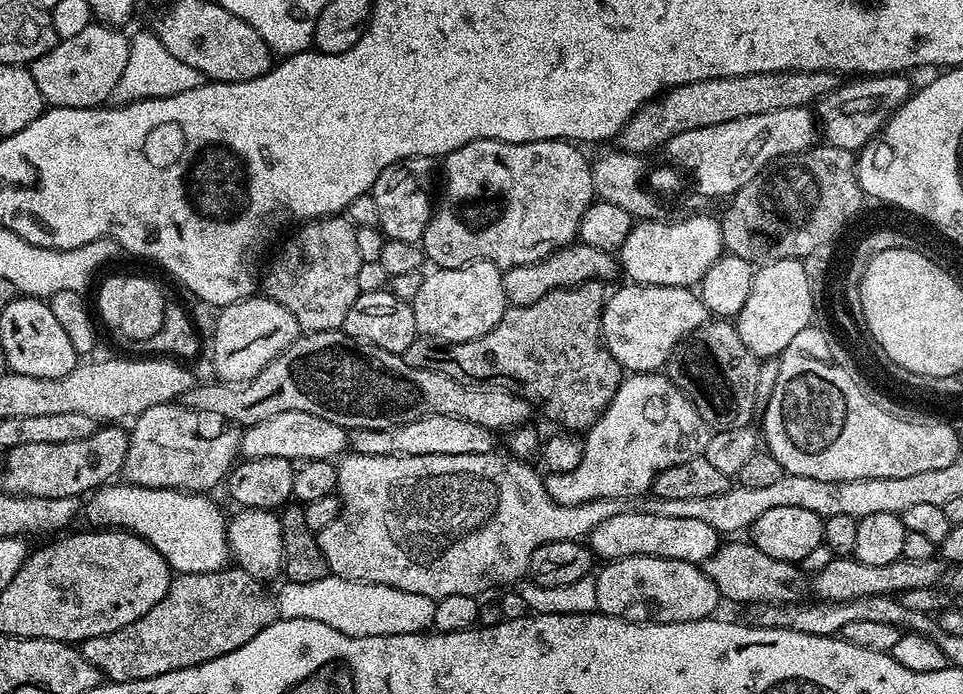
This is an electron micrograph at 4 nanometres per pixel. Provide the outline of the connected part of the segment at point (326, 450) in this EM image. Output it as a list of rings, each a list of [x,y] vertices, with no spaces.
[[[305,412],[274,414],[274,418],[266,418],[266,422],[247,425],[242,432],[242,456],[246,460],[254,458],[286,458],[290,461],[296,458],[332,460],[339,457],[349,444],[349,429]]]

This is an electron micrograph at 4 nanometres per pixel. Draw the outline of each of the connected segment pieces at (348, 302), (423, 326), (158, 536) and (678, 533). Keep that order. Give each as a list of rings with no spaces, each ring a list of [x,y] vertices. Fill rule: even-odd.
[[[343,215],[324,216],[320,220],[301,223],[300,228],[280,248],[272,260],[268,273],[263,273],[263,295],[278,306],[286,306],[304,332],[343,329],[346,313],[360,297],[358,290],[357,227]]]
[[[476,260],[461,268],[436,268],[424,276],[422,287],[411,300],[416,331],[437,342],[457,344],[486,334],[509,307],[502,290],[503,271],[496,264]]]
[[[109,482],[87,497],[82,516],[96,530],[123,530],[133,532],[158,554],[173,573],[219,572],[229,563],[228,520],[212,501],[213,497],[199,492],[179,492],[176,488],[142,488],[127,482]]]
[[[622,510],[614,518],[606,518],[586,538],[593,557],[607,562],[631,556],[653,556],[667,560],[681,560],[691,564],[704,565],[718,550],[722,543],[722,534],[714,526],[695,518],[665,518],[643,510],[628,512]]]

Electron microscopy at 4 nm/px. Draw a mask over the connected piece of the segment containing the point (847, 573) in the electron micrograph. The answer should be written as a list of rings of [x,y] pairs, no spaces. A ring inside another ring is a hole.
[[[832,558],[829,564],[811,581],[810,588],[815,599],[820,602],[850,602],[854,598],[867,596],[896,596],[910,590],[937,587],[944,579],[946,564],[939,558],[928,561],[908,561],[906,559],[886,562],[886,566],[866,566],[854,558]]]

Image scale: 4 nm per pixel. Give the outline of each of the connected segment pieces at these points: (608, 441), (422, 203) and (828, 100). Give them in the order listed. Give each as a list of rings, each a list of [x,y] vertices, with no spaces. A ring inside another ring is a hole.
[[[628,374],[618,386],[614,398],[606,406],[606,410],[598,417],[583,437],[584,449],[582,462],[574,466],[566,474],[553,472],[544,476],[544,485],[562,506],[578,506],[591,500],[618,500],[627,502],[631,496],[643,497],[651,489],[654,478],[662,470],[670,466],[678,466],[682,462],[701,459],[710,437],[710,429],[698,414],[698,410],[670,382],[664,374]]]
[[[411,156],[394,162],[378,174],[372,184],[371,195],[378,206],[379,229],[385,237],[398,242],[420,242],[434,211],[434,192],[432,196],[432,175],[438,168],[433,157]]]
[[[881,74],[852,78],[849,84],[841,83],[814,105],[814,115],[823,139],[842,150],[859,153],[912,96],[914,85],[908,79],[904,74]]]

